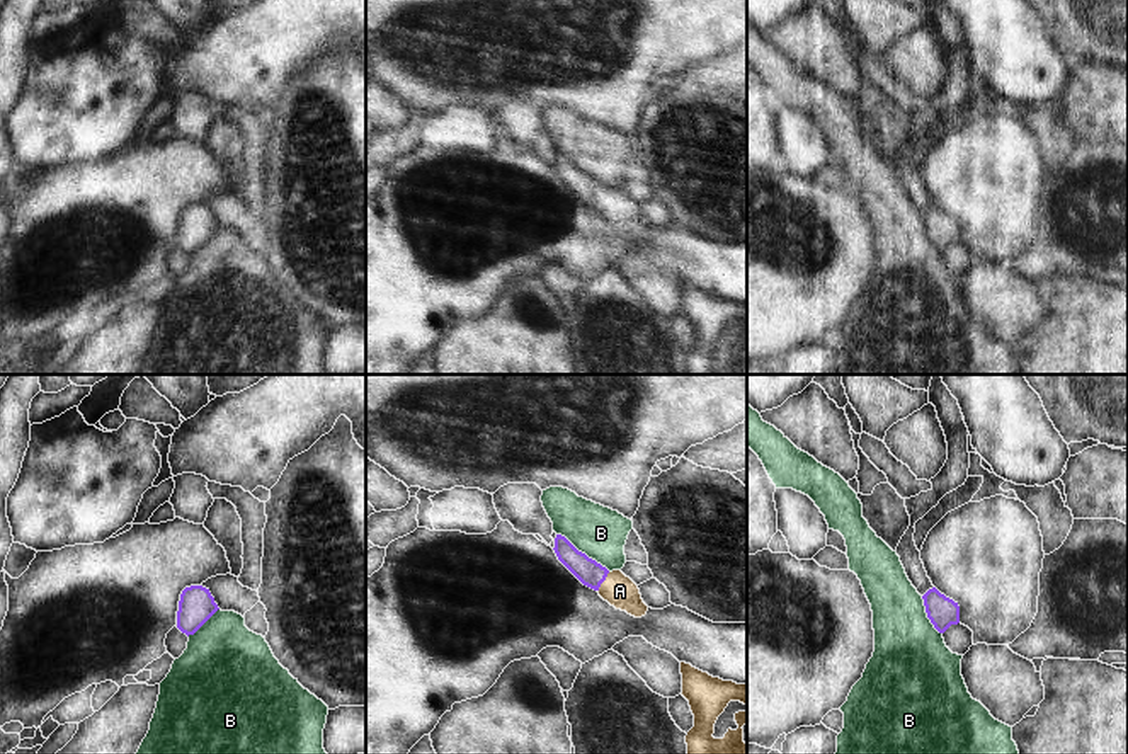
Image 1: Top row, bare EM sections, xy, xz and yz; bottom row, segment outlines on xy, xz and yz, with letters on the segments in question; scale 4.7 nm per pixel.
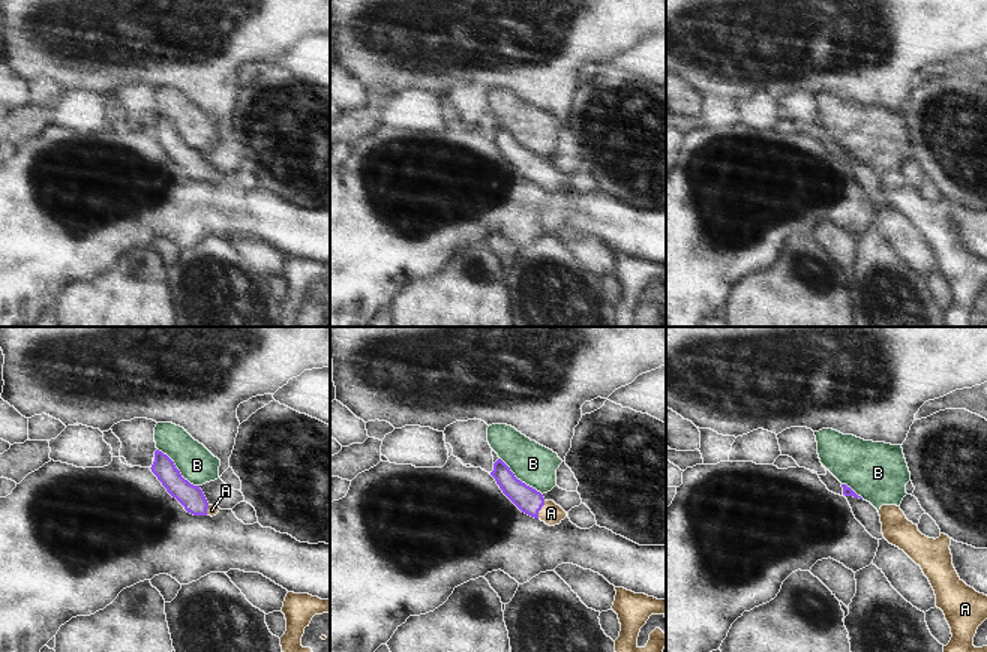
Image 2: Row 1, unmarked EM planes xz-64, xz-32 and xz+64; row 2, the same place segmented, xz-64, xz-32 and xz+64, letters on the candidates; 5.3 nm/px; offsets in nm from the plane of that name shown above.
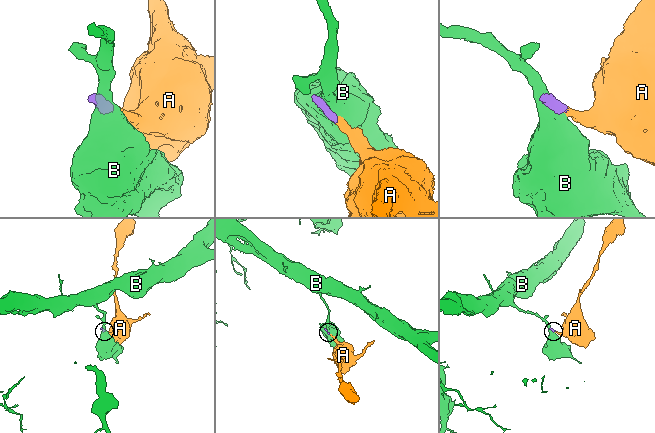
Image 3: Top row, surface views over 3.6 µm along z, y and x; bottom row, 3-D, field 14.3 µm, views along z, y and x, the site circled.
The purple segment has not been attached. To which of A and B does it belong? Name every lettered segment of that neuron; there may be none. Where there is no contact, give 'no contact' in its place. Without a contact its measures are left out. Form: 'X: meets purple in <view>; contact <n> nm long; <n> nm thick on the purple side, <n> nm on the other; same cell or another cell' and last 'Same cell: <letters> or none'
A: meets purple in xz; contact 110 nm long; 120 nm thick on the purple side, 160 nm on the other; same cell
B: meets purple in xz; contact 320 nm long; 120 nm thick on the purple side, 240 nm on the other; another cell
Same cell: A

